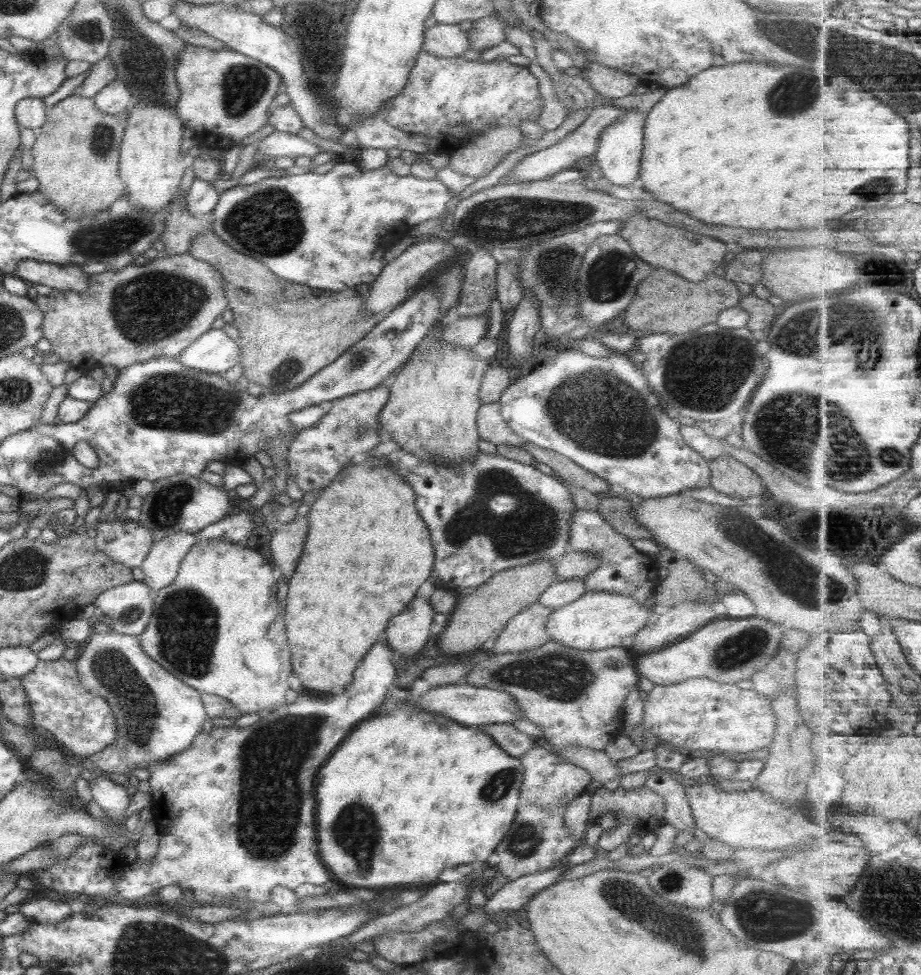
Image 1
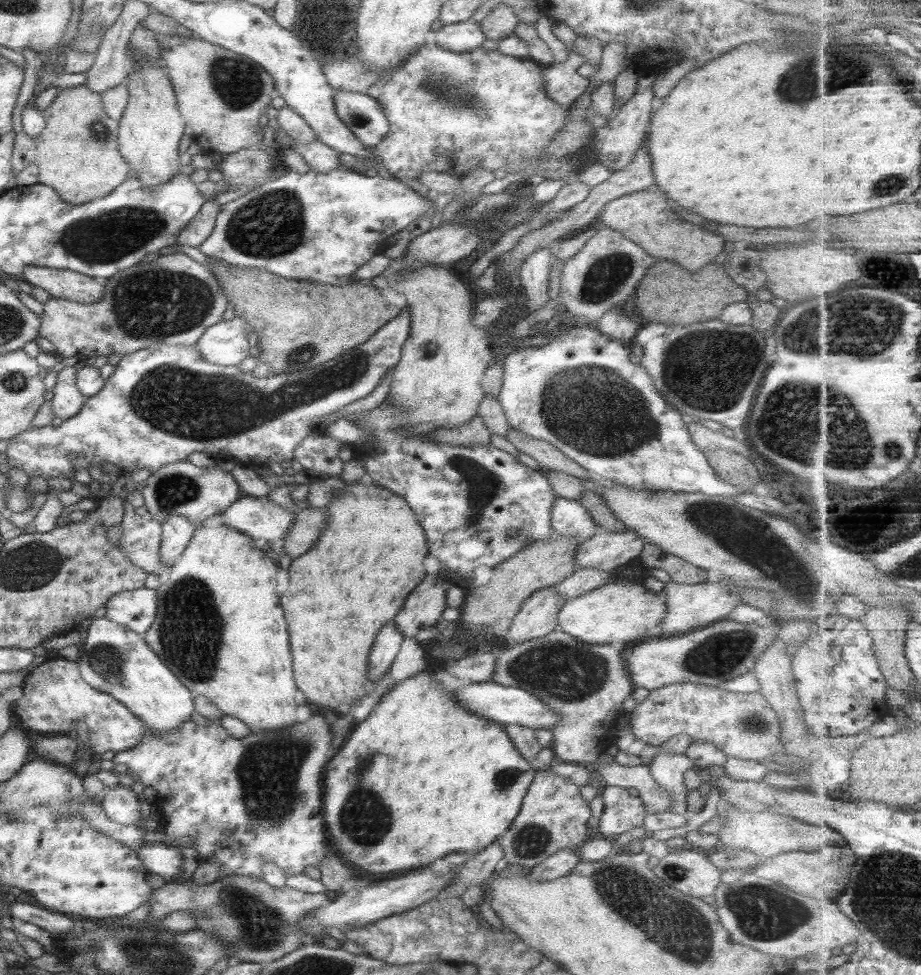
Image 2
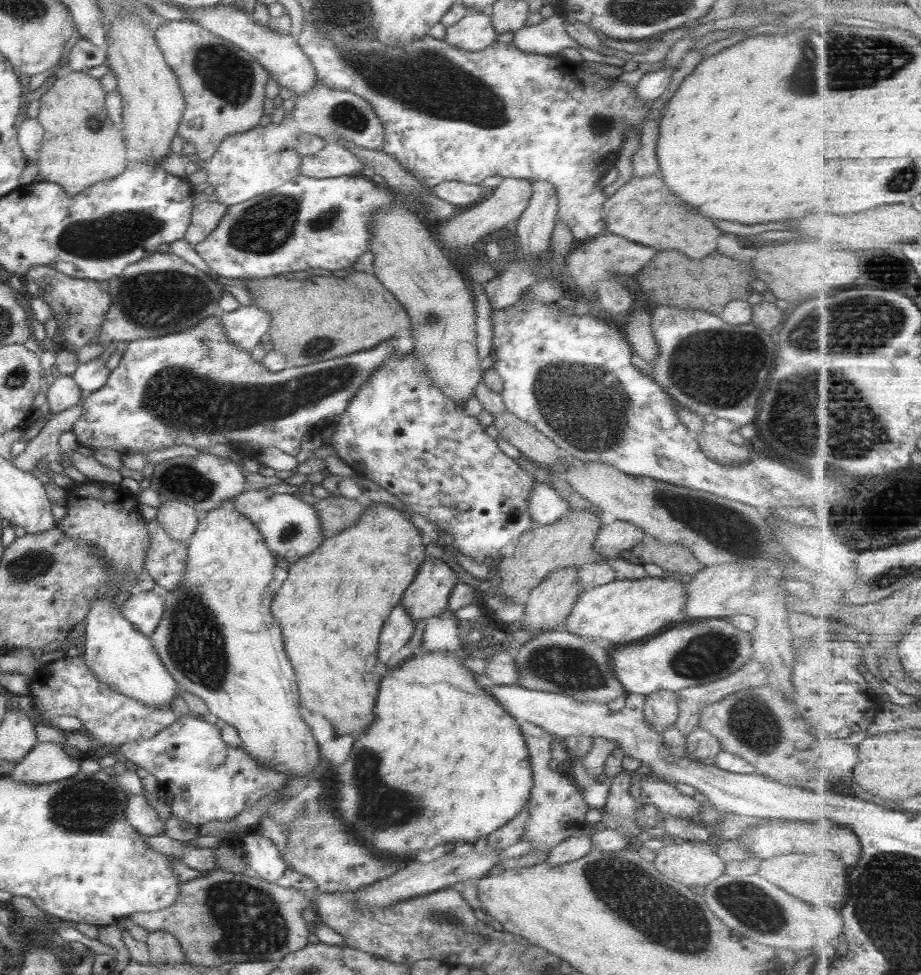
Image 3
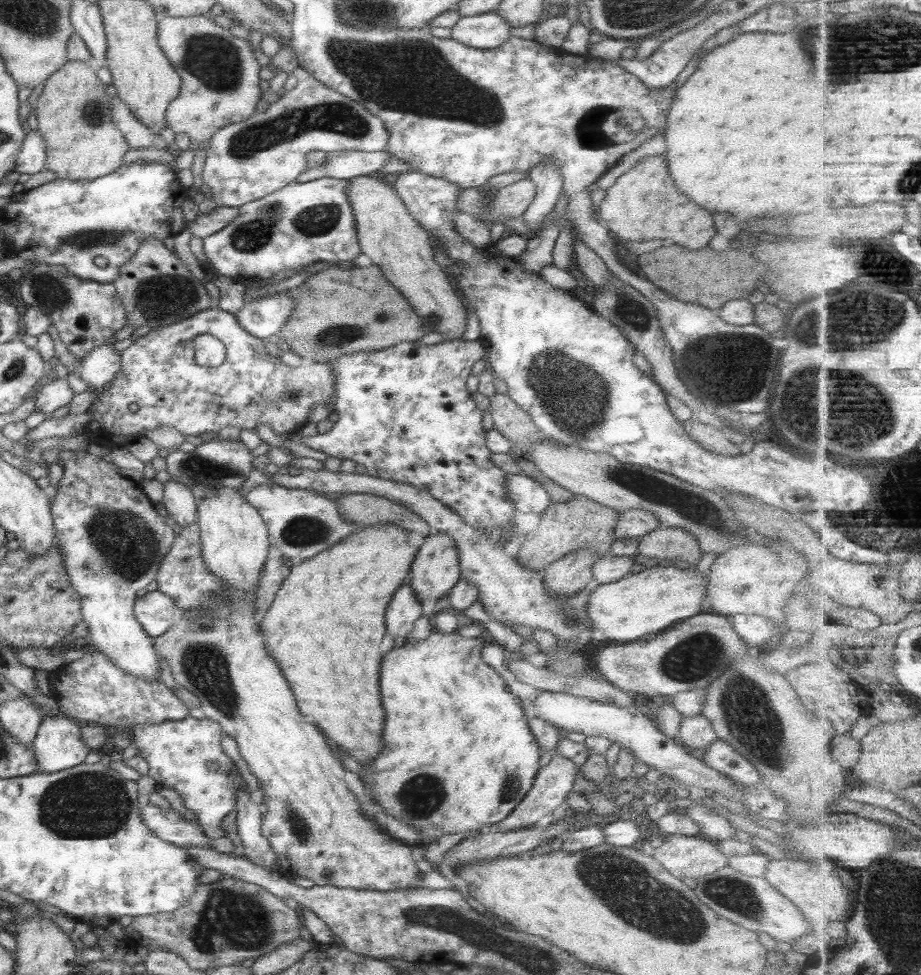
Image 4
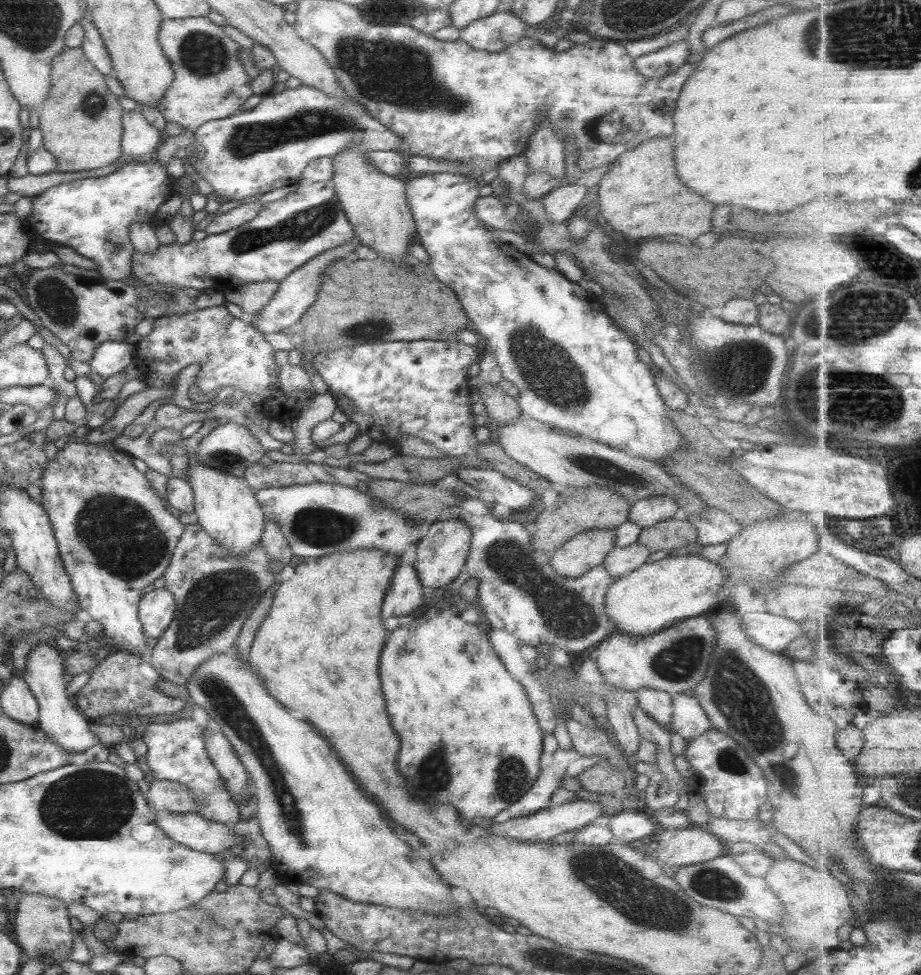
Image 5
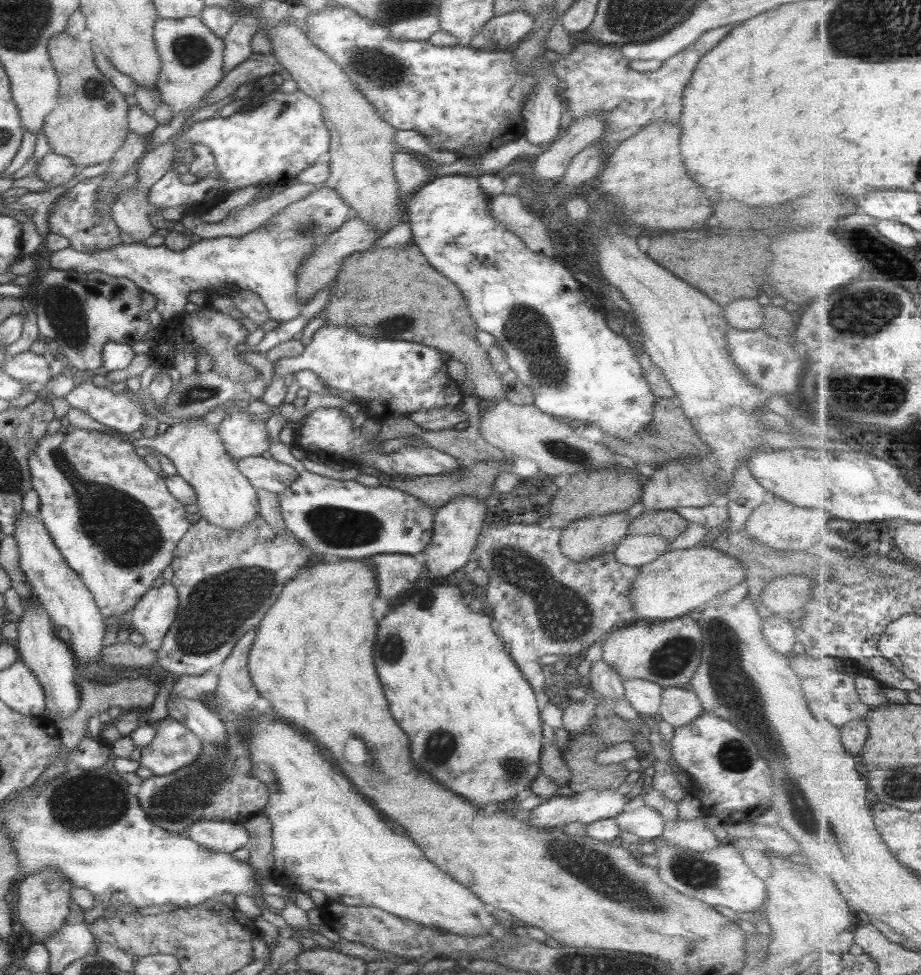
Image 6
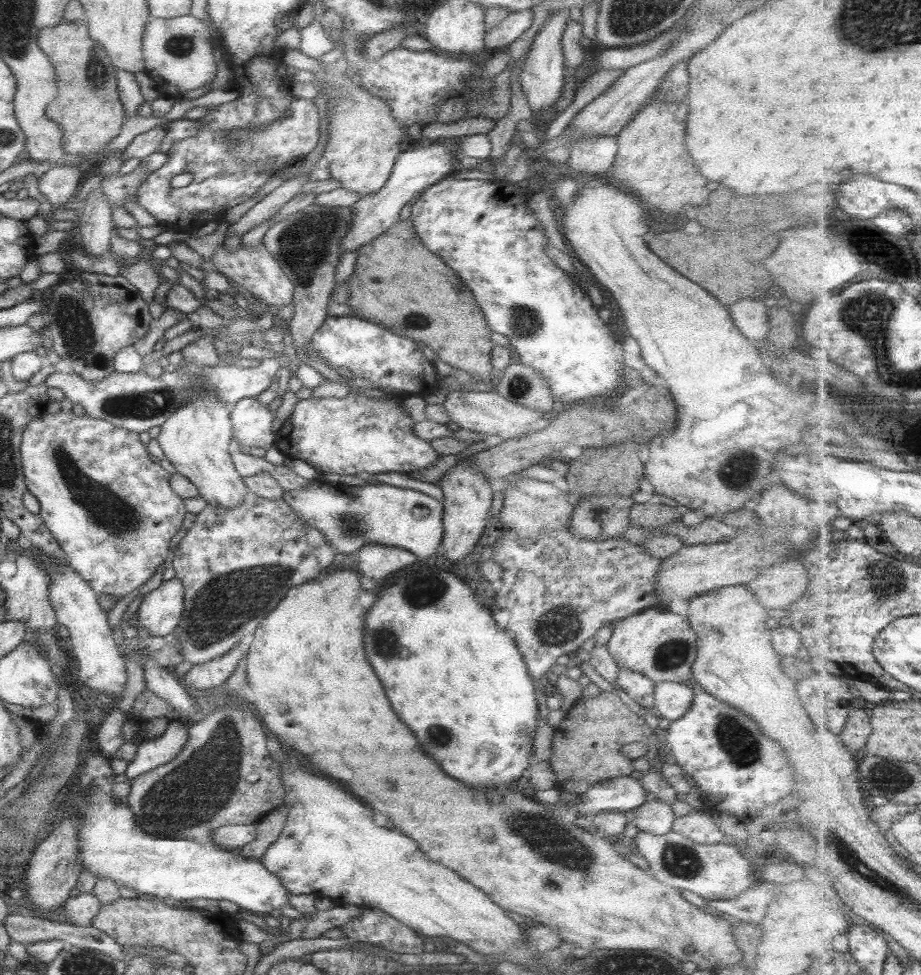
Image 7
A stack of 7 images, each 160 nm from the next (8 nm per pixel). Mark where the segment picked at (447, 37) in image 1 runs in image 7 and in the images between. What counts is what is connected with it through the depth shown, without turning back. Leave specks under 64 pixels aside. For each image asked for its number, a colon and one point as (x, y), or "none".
2: (464, 36)
3: (472, 32)
4: (486, 31)
5: (492, 33)
6: (499, 33)
7: (517, 22)

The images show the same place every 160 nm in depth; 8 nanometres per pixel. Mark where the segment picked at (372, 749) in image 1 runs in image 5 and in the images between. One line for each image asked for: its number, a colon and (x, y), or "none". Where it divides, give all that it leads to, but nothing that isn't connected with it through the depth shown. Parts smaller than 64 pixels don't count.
2: (447, 781)
3: (453, 764)
4: (441, 701)
5: (467, 735)

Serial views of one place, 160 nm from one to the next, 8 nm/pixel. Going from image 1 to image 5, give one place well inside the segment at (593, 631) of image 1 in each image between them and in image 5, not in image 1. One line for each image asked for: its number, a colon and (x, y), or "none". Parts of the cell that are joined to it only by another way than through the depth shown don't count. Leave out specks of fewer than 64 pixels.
2: (614, 614)
3: (621, 611)
4: (648, 602)
5: (654, 596)

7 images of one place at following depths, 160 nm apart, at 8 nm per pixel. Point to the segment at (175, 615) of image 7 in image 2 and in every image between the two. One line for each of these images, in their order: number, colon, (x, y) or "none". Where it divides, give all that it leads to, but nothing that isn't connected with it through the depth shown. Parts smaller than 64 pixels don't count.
2: (134, 610)
3: (143, 610)
4: (155, 612)
5: (155, 609)
6: (152, 614)

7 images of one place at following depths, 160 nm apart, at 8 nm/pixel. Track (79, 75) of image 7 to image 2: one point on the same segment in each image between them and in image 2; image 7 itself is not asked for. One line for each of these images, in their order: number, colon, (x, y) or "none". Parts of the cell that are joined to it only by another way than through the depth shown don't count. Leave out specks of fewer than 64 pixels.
2: (76, 154)
3: (80, 146)
4: (72, 112)
5: (80, 120)
6: (88, 124)

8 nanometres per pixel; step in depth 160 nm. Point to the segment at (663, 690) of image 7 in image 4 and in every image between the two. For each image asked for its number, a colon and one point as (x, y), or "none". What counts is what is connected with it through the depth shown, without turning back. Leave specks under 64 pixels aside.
4: (694, 732)
5: (688, 719)
6: (678, 706)

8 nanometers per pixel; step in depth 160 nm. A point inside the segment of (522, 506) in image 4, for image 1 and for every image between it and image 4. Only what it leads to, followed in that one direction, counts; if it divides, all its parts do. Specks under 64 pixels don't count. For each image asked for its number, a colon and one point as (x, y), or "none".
1: (623, 570)
2: (567, 518)
3: (544, 506)

